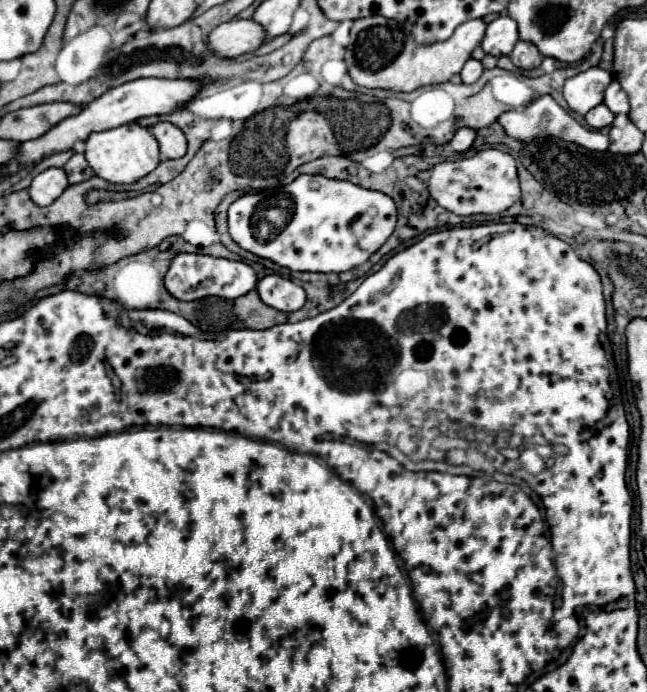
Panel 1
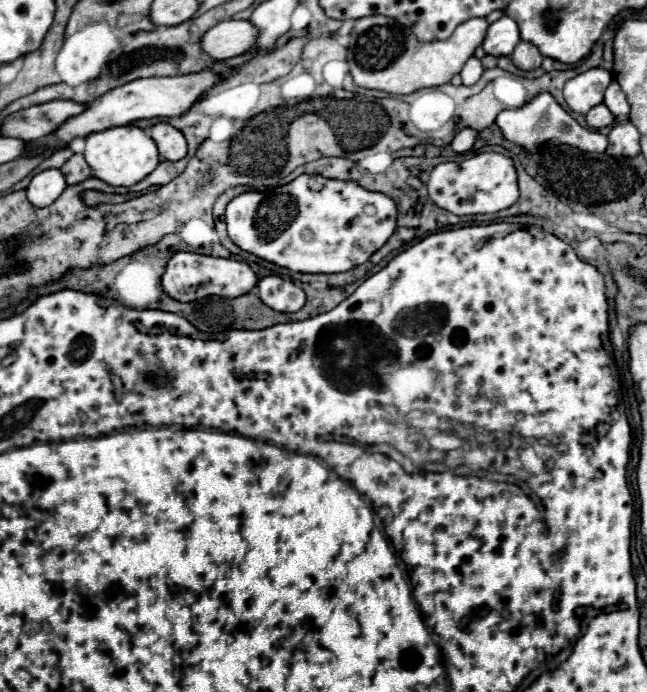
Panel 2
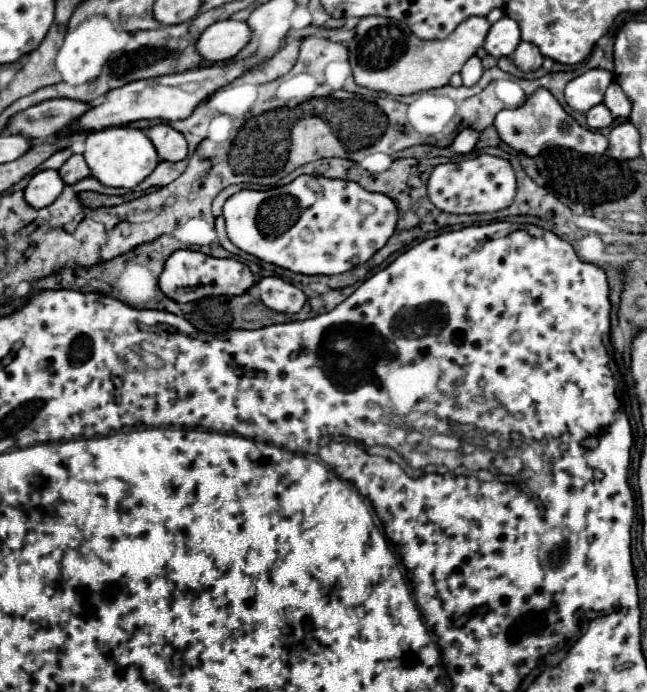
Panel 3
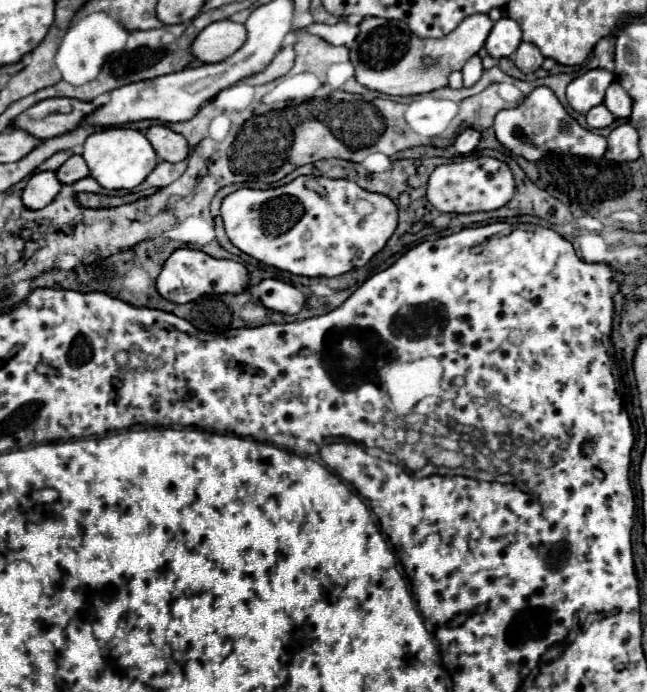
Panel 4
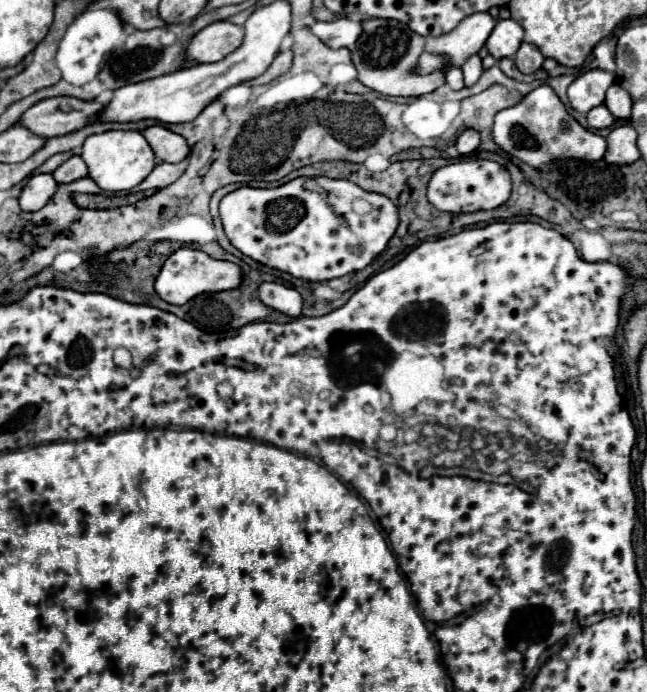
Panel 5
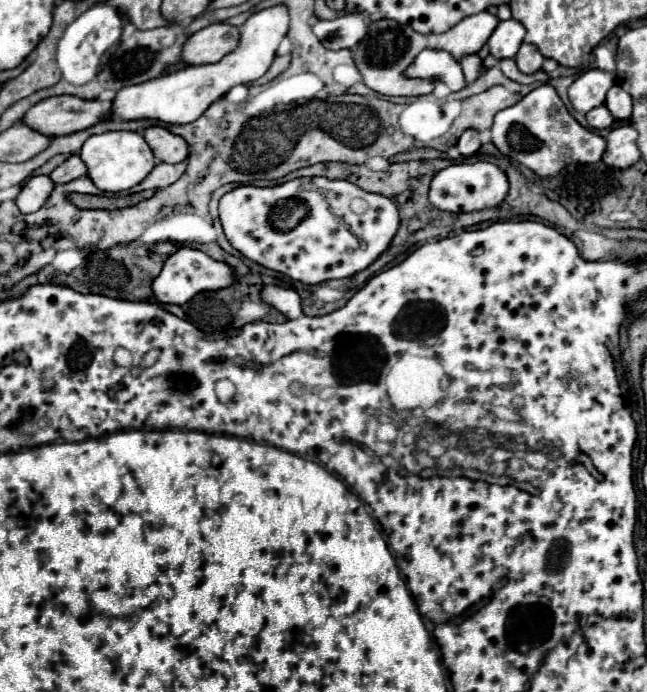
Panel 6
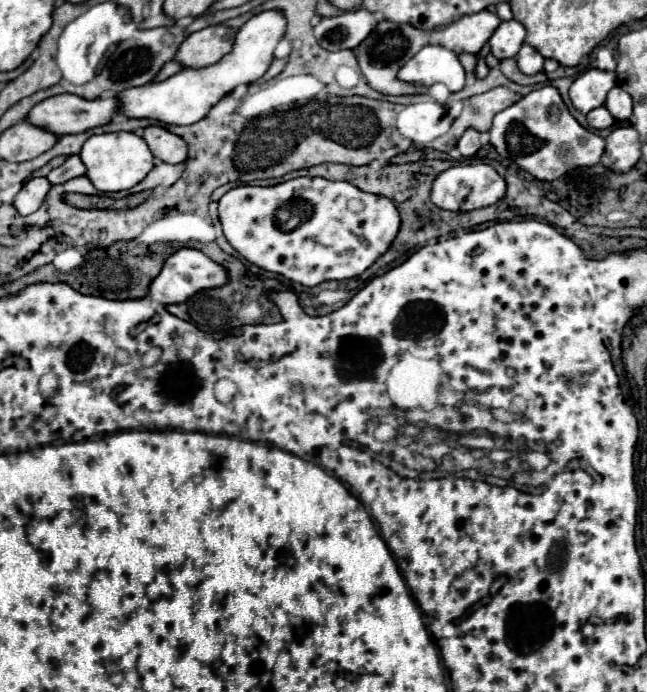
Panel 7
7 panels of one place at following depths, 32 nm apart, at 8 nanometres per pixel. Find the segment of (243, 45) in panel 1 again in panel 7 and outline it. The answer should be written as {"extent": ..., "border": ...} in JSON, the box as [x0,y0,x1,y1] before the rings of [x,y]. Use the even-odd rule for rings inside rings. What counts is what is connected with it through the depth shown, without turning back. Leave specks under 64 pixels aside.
{"extent":[176,24,236,68],"border":[[[216,24],[190,34],[176,52],[176,62],[182,68],[204,68],[216,64],[232,50],[236,30]]]}

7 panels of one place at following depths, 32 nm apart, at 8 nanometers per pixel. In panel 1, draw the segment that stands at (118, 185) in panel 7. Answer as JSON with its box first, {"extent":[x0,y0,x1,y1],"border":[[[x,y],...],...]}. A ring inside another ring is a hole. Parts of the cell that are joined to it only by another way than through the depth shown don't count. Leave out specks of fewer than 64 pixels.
{"extent":[86,122,160,184],"border":[[[136,122],[94,132],[86,140],[86,160],[94,174],[112,184],[134,184],[160,164],[160,150],[154,136]]]}

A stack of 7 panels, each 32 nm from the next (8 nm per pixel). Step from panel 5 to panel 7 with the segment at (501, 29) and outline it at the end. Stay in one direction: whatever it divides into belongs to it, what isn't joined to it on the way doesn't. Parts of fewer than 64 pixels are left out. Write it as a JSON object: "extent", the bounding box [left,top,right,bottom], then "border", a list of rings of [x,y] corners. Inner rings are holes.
{"extent":[488,20,526,60],"border":[[[508,20],[496,28],[488,44],[498,60],[516,58],[516,54],[524,44],[524,36],[526,36],[526,28],[518,20]]]}

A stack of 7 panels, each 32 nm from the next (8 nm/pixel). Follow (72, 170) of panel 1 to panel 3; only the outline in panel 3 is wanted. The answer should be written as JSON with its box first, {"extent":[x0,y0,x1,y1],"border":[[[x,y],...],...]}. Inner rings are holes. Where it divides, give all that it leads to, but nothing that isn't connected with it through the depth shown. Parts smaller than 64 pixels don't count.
{"extent":[58,154,90,184],"border":[[[74,154],[62,164],[58,174],[64,180],[64,184],[74,184],[74,182],[90,176],[90,168],[88,168],[88,164],[86,164],[86,160],[82,156]]]}

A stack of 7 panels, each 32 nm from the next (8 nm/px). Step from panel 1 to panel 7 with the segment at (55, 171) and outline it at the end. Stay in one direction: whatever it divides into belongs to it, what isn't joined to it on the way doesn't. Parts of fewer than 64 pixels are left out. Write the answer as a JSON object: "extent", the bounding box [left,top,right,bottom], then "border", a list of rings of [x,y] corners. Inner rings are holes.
{"extent":[12,178,50,216],"border":[[[30,178],[22,186],[22,190],[14,196],[12,204],[20,212],[20,216],[28,216],[40,208],[48,190],[50,190],[50,182],[46,178]]]}

